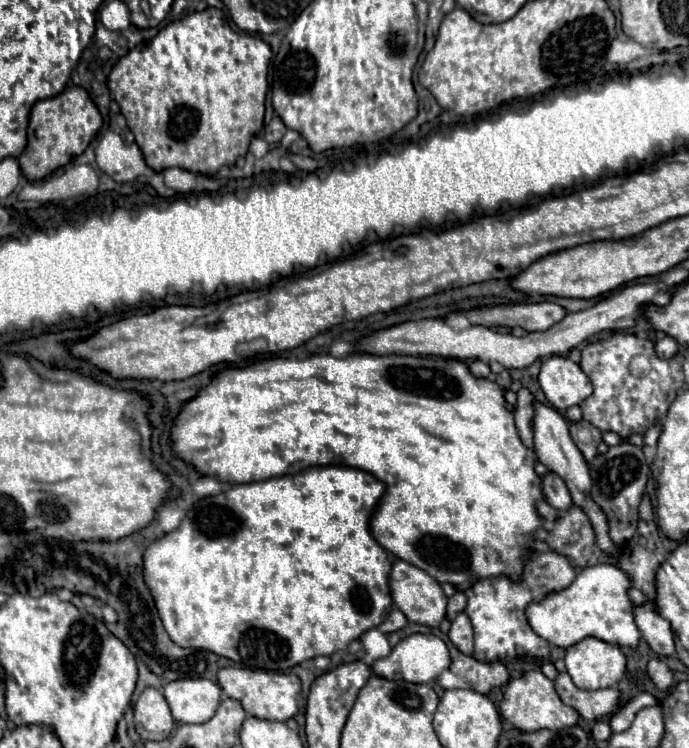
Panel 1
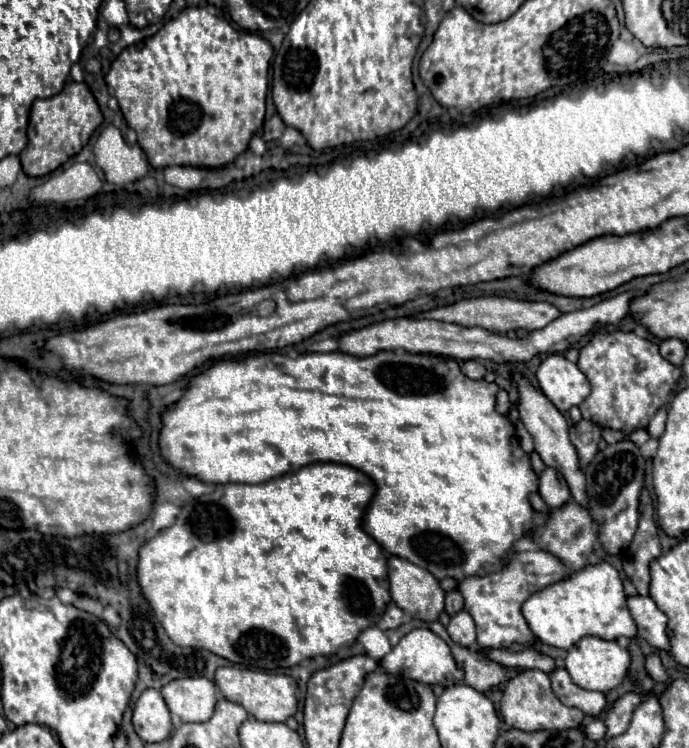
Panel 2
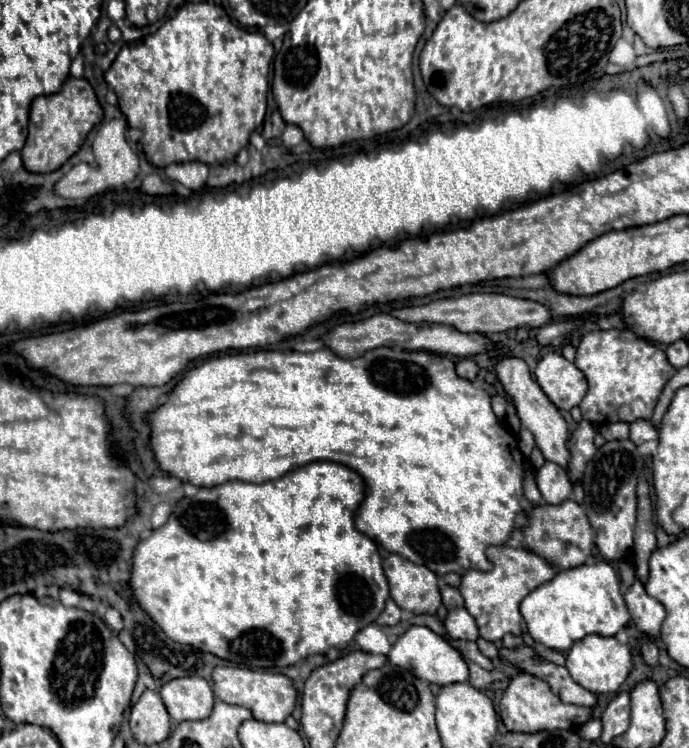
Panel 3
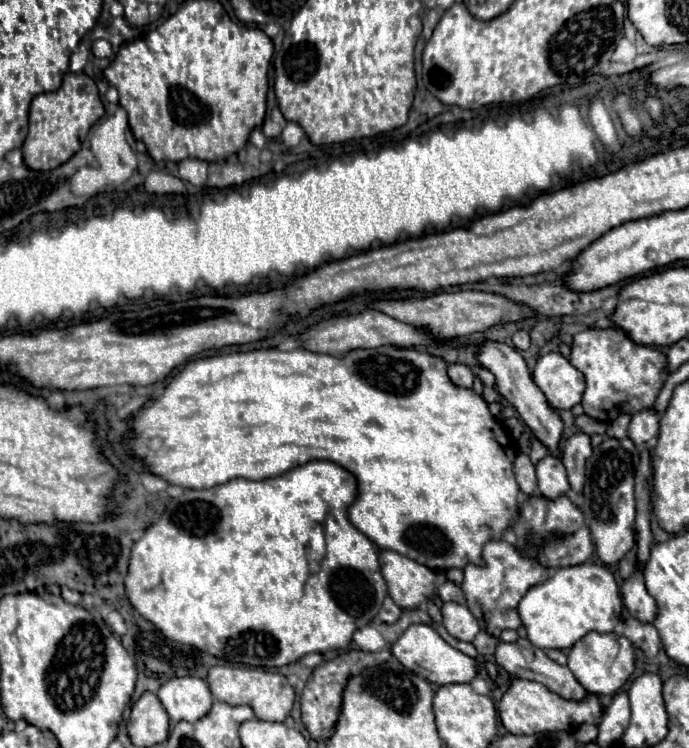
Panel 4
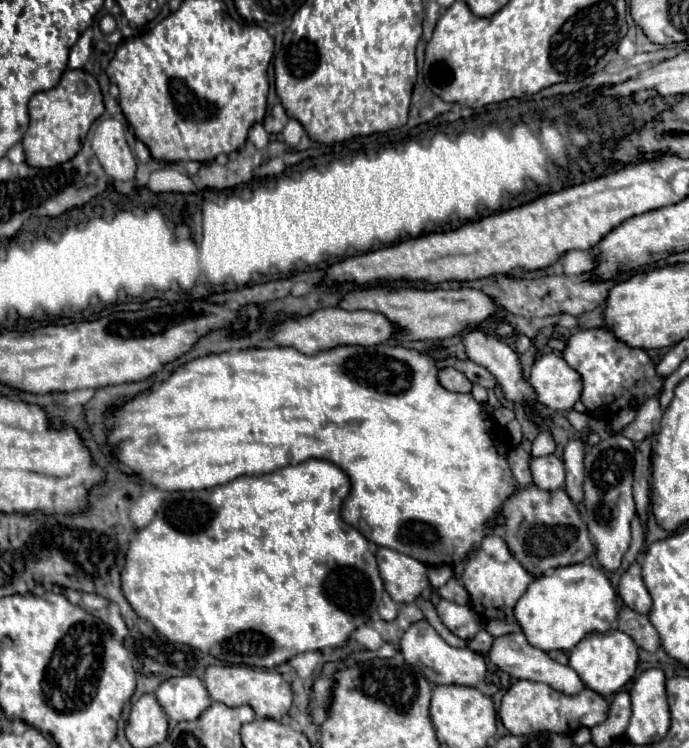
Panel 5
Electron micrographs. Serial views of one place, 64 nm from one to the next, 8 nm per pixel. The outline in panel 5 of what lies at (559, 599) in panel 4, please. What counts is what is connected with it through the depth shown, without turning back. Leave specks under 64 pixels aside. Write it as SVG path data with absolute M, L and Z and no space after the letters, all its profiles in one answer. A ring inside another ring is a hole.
M572 564L538 576L518 600L514 616L528 642L544 652L572 650L590 632L608 632L618 616L616 590L602 568Z

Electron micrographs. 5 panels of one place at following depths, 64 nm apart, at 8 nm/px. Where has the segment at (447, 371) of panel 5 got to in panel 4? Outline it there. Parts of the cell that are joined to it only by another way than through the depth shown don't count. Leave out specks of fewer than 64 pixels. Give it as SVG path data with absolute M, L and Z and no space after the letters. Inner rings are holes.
M452 364L450 370L448 370L448 374L450 374L450 378L452 378L454 384L464 386L464 388L470 388L472 382L474 382L474 372L466 364Z

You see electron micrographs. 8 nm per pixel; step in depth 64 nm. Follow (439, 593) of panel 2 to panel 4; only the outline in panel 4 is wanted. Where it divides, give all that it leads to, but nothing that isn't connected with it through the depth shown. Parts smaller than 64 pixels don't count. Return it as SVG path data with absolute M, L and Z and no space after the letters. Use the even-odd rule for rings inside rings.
M392 550L380 552L380 566L388 584L388 594L400 608L418 608L434 596L436 574L430 568Z

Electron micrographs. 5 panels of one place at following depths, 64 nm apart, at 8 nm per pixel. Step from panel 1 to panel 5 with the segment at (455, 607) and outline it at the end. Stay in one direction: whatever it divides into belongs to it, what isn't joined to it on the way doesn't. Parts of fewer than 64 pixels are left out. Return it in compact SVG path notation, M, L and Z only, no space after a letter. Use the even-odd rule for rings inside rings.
M450 578L444 586L438 588L438 594L444 598L444 600L450 600L450 602L456 602L456 604L468 604L468 592L464 590L464 586L456 580L456 578Z

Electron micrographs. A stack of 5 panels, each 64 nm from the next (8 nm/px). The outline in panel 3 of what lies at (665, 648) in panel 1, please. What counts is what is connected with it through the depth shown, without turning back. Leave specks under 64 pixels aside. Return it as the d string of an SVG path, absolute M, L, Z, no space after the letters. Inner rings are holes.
M638 580L634 582L632 588L626 590L624 598L626 598L626 606L628 606L630 614L632 614L634 626L642 634L646 634L648 638L658 640L660 638L662 622L666 618L664 606L660 602L656 602L652 596L648 596L644 586Z

